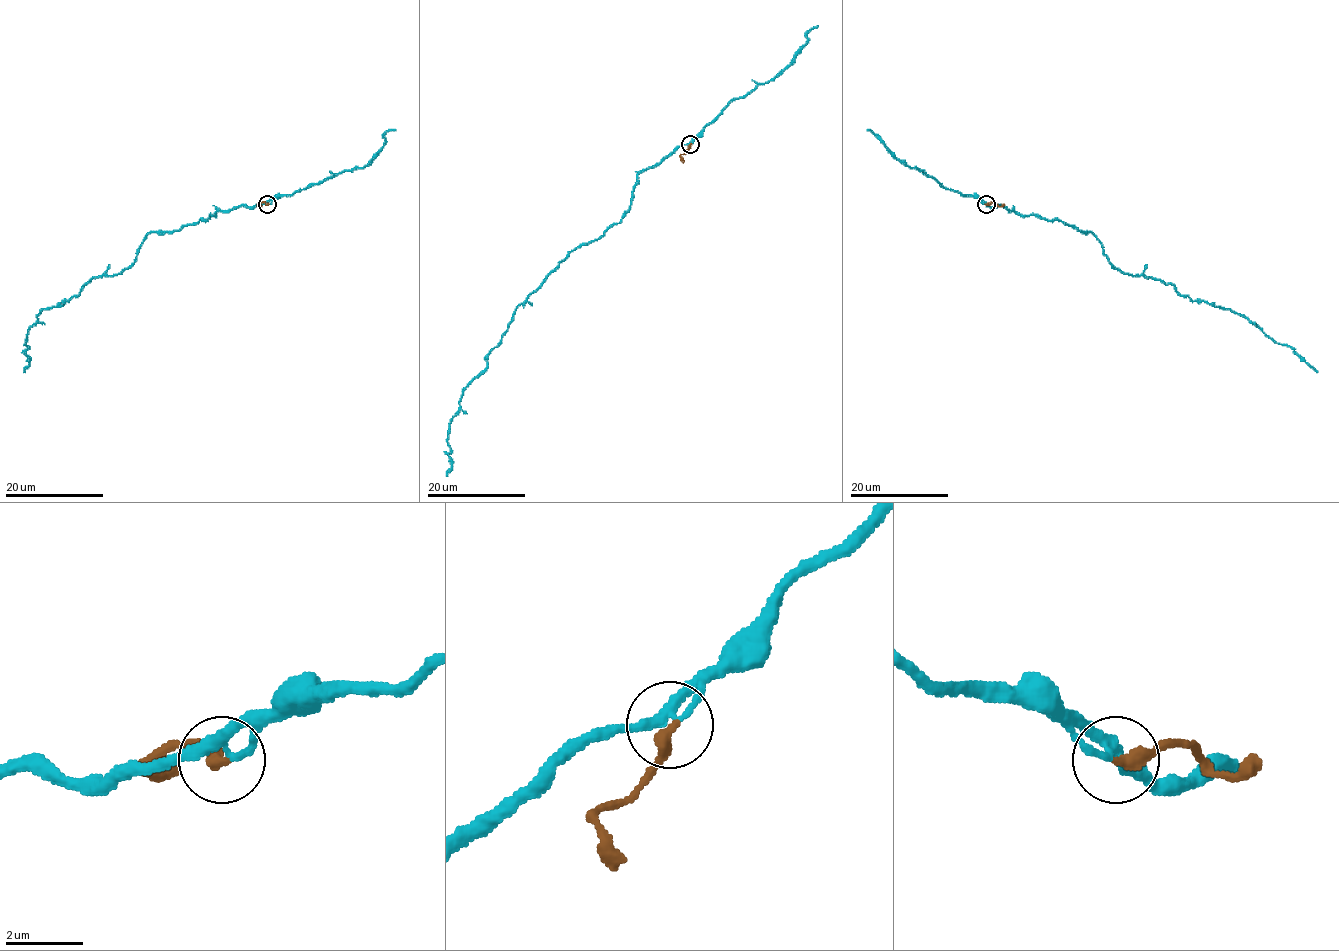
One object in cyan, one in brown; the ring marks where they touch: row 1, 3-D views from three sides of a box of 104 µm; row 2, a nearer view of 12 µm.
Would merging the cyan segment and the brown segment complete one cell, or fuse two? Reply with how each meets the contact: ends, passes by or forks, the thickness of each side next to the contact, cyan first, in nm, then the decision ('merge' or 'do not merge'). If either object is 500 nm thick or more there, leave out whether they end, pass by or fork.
cyan passes by; brown ends; calibres 280 and 340 nm; merge

